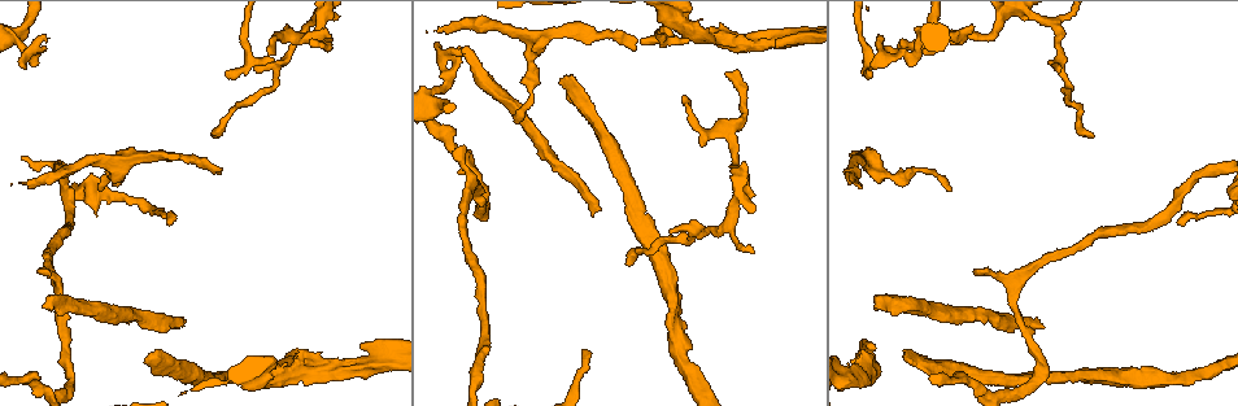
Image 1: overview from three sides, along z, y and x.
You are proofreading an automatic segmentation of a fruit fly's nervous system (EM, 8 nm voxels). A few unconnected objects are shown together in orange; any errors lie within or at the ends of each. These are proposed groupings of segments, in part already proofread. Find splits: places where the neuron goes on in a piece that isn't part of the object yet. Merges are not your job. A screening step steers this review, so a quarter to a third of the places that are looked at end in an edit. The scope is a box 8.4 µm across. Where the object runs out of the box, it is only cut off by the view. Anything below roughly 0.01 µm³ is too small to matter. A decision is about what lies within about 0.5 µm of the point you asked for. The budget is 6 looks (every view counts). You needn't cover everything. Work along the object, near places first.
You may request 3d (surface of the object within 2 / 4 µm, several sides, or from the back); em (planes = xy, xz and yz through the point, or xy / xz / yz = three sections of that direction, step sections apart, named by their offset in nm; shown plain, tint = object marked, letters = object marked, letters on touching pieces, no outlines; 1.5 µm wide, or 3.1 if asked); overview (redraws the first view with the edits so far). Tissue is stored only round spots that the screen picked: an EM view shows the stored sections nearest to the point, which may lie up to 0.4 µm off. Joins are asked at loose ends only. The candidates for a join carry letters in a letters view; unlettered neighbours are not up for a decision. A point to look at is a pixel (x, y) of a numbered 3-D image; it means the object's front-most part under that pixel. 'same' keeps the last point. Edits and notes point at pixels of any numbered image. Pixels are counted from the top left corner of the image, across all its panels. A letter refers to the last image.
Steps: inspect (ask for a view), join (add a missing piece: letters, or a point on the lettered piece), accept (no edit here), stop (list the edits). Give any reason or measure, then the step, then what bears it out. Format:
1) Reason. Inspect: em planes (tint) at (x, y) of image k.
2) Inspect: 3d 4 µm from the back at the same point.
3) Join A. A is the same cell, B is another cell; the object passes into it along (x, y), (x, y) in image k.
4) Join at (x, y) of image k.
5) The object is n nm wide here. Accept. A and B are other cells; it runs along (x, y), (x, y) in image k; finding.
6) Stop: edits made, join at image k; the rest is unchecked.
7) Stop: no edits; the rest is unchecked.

Inspect: 3d 2 µm at (102, 189) of image 1.

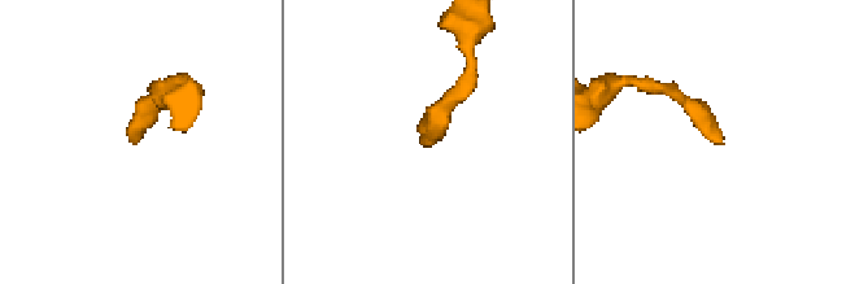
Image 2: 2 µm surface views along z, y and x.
Need the tissue. Inspect: em planes (tint) at (133, 144) of image 2.

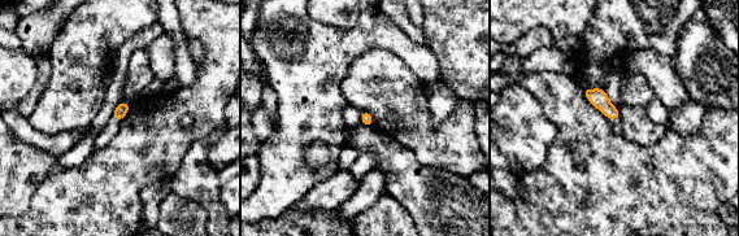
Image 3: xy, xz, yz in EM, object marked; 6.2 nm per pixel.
Inspect: em planes (letters) at the same point.

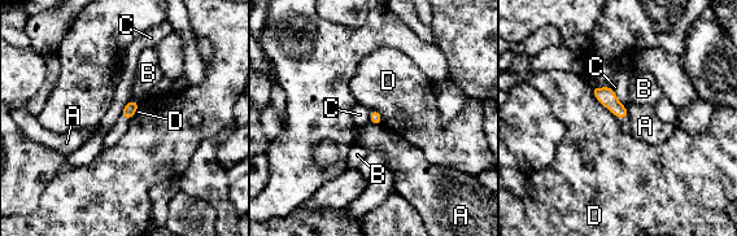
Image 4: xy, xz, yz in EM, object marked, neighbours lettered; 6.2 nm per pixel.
The object is 70 nm wide here. Accept. A, B, C and D are other cells; a border runs along (591, 90), (594, 97), (616, 117) in image 4; no lettered piece goes on from it.

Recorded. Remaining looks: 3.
Inspect: em planes (plain) at (855, 181) of image 1.

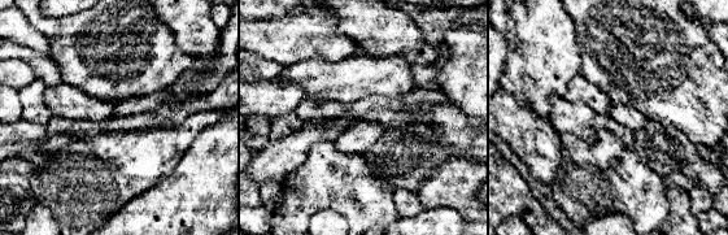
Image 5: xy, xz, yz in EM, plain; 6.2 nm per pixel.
Inspect: em planes (letters) at the same point.

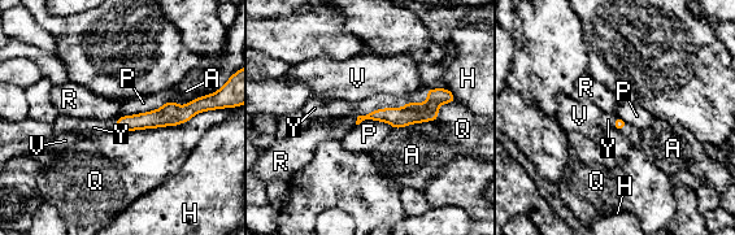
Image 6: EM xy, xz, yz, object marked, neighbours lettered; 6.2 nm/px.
Join Y. Y is the same cell, A, H, P, Q, R and V are other cells; the object passes into it along (412, 113), (385, 108), (378, 101) in image 6; the neuron continues.

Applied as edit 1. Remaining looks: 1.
Free end. Inspect: em planes (letters) at (642, 38) of image 1.

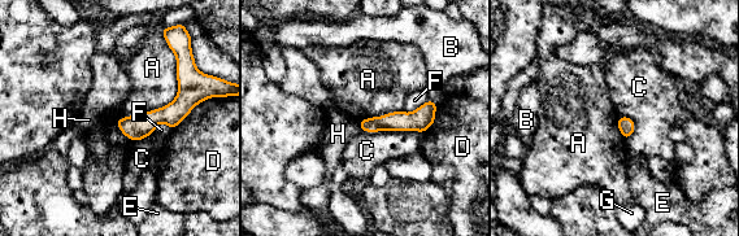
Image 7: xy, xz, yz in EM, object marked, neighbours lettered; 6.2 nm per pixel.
The object is 110 nm wide here. Accept. A, B, C, D, E, F, G and H are other cells; a border runs along (166, 40), (133, 141) in image 7; none of them fits.

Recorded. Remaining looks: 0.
Stop: edits made, join at image 6; the rest is unchecked.

